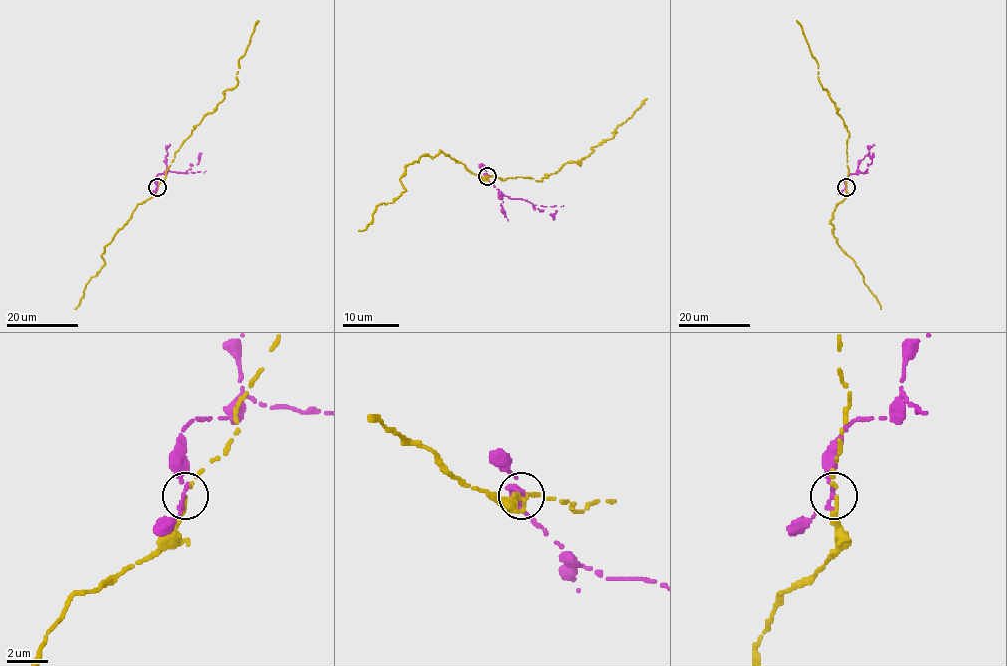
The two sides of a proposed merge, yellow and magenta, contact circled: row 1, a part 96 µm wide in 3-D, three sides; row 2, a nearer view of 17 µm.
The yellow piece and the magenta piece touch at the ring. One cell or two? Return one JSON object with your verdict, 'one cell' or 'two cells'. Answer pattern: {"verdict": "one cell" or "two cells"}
{"verdict": "two cells"}

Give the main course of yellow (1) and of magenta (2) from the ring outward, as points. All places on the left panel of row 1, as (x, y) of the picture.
1: (157, 187), (174, 154), (223, 99), (223, 92), (237, 85), (239, 60), (258, 20)
2: (157, 187), (158, 174), (168, 170), (186, 172), (190, 165), (198, 162), (201, 153)

